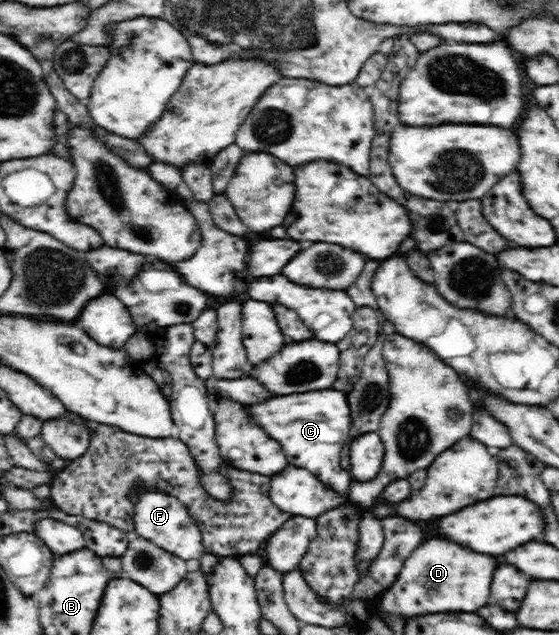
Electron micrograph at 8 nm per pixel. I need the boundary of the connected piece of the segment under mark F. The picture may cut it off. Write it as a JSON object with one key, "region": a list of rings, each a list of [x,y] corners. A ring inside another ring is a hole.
{"region":[[[149,491],[147,494],[141,494],[133,514],[133,528],[137,531],[135,537],[147,539],[183,560],[201,558],[206,553],[200,527],[192,519],[185,505],[173,495],[161,491]]]}

